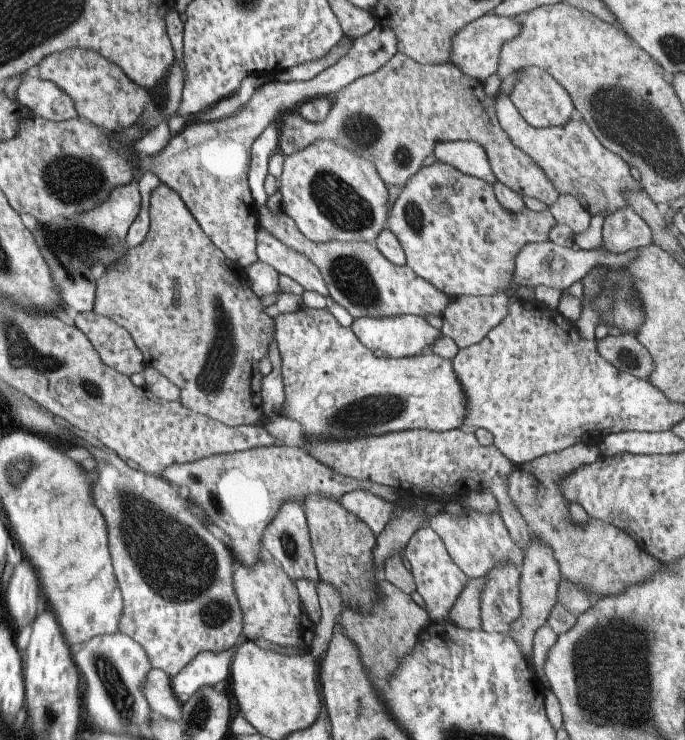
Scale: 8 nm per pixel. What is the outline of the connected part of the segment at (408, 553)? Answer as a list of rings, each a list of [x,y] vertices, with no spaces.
[[[425,525],[417,528],[413,532],[413,536],[409,538],[409,542],[405,544],[402,556],[409,562],[409,568],[413,582],[415,583],[415,591],[421,596],[425,612],[431,622],[445,622],[448,612],[455,604],[459,592],[465,588],[465,582],[468,578],[461,572],[460,568],[449,558],[449,553],[445,550],[443,543],[431,527]]]

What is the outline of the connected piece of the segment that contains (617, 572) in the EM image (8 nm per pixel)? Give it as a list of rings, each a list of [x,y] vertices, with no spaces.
[[[577,443],[559,452],[543,454],[531,462],[518,464],[512,467],[507,476],[507,494],[525,520],[528,534],[553,550],[553,558],[557,560],[561,578],[579,586],[594,600],[617,596],[627,586],[645,582],[649,576],[657,574],[664,563],[641,550],[625,531],[609,522],[587,518],[587,524],[583,526],[571,524],[567,510],[569,503],[561,496],[559,482],[569,472],[577,470],[579,466],[591,464],[597,457],[597,444]]]

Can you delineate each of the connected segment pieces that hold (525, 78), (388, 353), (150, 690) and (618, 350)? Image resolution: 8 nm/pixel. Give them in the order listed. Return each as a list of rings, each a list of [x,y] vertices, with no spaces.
[[[528,66],[519,69],[513,90],[509,94],[510,101],[521,114],[521,118],[535,128],[563,126],[575,113],[574,106],[567,91],[549,76],[545,70]]]
[[[413,315],[353,319],[350,329],[355,334],[355,338],[361,342],[361,346],[367,348],[371,354],[374,350],[379,350],[379,354],[385,354],[385,357],[394,359],[417,356],[426,352],[429,346],[442,335],[440,330],[430,326],[421,316]]]
[[[149,670],[141,686],[141,694],[145,696],[150,712],[155,718],[180,722],[180,704],[171,690],[169,676],[163,670]]]
[[[633,334],[605,335],[601,340],[595,339],[595,348],[597,354],[619,372],[643,380],[648,380],[649,374],[653,372],[653,360],[650,354],[637,342]]]

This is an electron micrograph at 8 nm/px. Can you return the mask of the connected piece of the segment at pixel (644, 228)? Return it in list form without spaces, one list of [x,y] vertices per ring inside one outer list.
[[[628,206],[603,217],[601,240],[607,252],[621,253],[631,248],[651,245],[651,231],[646,222]]]

